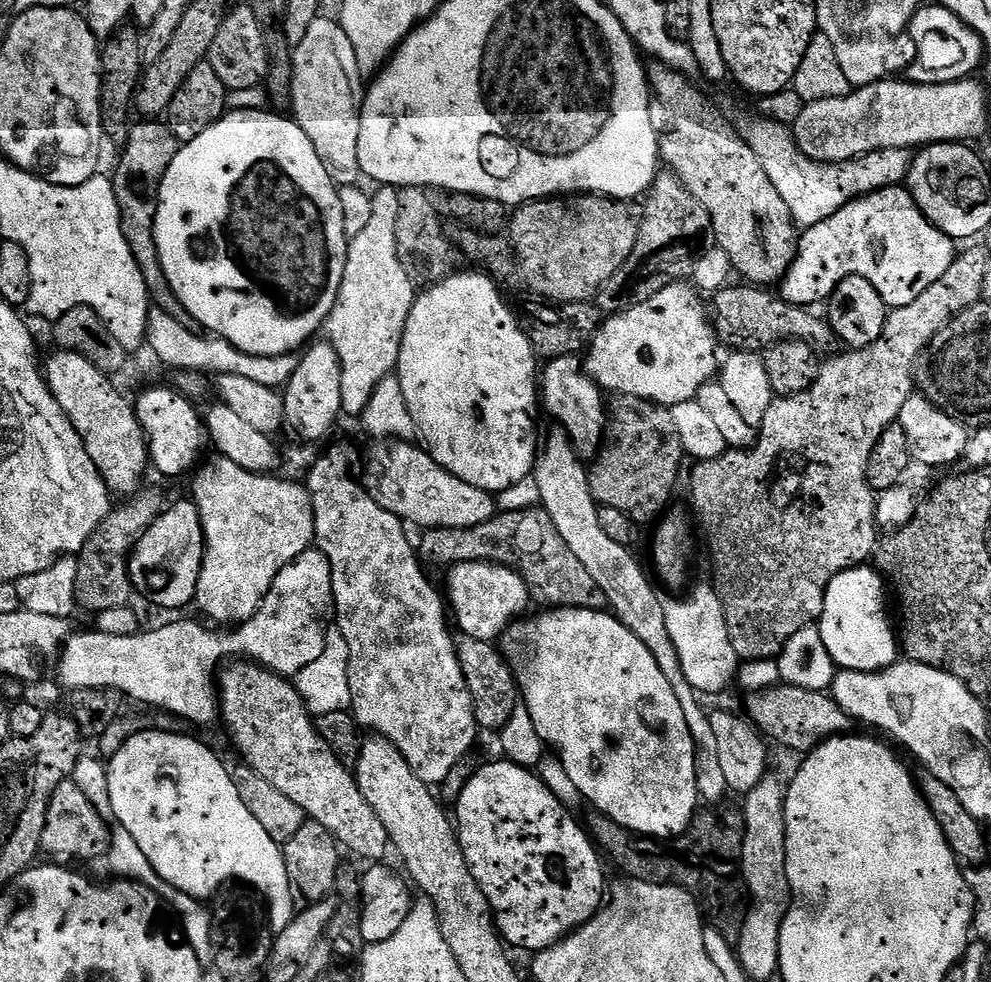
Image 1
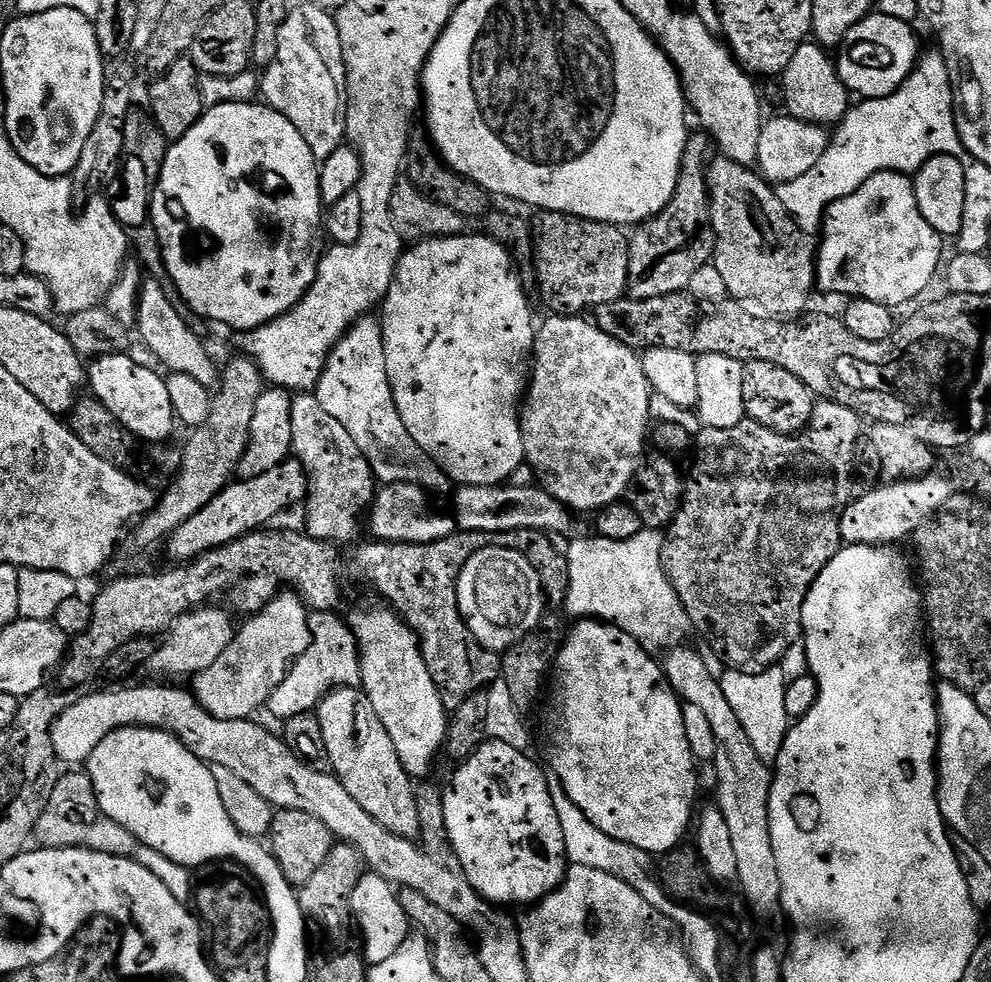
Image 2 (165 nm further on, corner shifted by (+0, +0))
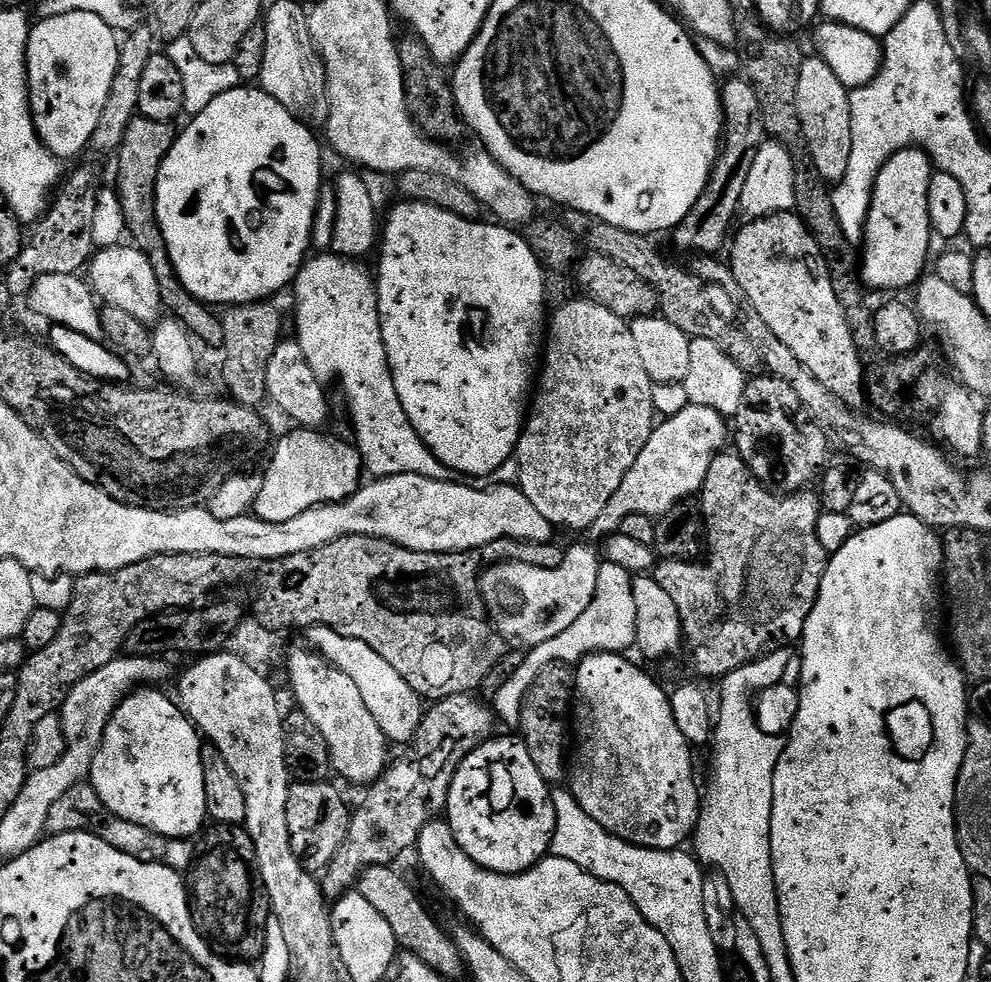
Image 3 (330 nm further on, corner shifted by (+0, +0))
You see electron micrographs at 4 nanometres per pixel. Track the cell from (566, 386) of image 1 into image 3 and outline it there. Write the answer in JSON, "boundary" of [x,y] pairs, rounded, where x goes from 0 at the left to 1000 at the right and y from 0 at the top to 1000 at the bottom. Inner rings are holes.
{"boundary":[[[578,303],[566,309],[562,314],[565,315],[558,322],[556,319],[555,329],[551,334],[551,353],[547,358],[543,394],[540,396],[539,406],[536,408],[535,419],[531,424],[529,439],[525,441],[525,449],[519,461],[519,467],[525,476],[523,495],[529,500],[531,507],[535,507],[535,511],[542,517],[543,523],[547,523],[547,527],[551,527],[551,532],[555,532],[562,539],[596,539],[600,535],[603,523],[607,523],[612,511],[616,511],[620,499],[624,499],[624,495],[628,495],[628,487],[632,487],[632,483],[636,483],[636,475],[640,475],[640,470],[644,470],[644,462],[648,462],[648,454],[652,454],[652,450],[656,446],[659,437],[657,432],[659,390],[656,381],[652,381],[652,373],[648,373],[648,365],[644,362],[644,352],[640,352],[637,329],[631,323],[620,320],[616,316],[612,316],[612,312],[601,310],[592,303]]]}

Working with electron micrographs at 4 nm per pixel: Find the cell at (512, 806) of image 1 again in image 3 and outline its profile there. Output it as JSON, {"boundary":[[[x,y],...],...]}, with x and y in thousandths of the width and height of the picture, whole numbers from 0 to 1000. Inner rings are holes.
{"boundary":[[[504,749],[477,764],[466,780],[462,780],[462,788],[458,788],[452,810],[450,837],[462,862],[466,862],[482,882],[503,890],[521,892],[525,888],[534,888],[543,877],[554,871],[561,844],[561,826],[557,802],[547,788],[543,788],[543,780],[539,780],[539,772],[535,772],[535,764],[531,764],[529,755]]]}

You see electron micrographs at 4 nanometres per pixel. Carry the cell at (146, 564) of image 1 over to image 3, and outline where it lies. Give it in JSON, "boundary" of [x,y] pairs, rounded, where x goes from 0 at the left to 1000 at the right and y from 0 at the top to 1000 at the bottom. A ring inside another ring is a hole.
{"boundary":[[[318,436],[294,437],[279,452],[270,478],[264,481],[266,494],[258,508],[256,523],[268,532],[293,532],[322,513],[340,513],[362,499],[369,485],[367,468],[358,451],[330,444]]]}

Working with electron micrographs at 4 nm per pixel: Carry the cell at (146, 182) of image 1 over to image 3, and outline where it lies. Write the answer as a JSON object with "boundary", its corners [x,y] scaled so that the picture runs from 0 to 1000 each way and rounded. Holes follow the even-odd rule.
{"boundary":[[[136,117],[127,130],[117,163],[117,187],[115,191],[125,205],[125,221],[129,236],[135,243],[136,252],[147,259],[149,265],[161,265],[169,259],[165,240],[161,237],[161,227],[157,225],[157,186],[163,173],[168,157],[176,149],[180,137],[173,125],[155,124],[151,120]]]}

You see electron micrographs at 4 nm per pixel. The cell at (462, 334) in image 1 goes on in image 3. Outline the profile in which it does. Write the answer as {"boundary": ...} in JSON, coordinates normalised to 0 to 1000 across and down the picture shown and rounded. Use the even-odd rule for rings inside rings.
{"boundary":[[[397,207],[391,213],[391,215],[393,214],[392,225],[388,228],[386,225],[385,228],[385,247],[381,253],[383,281],[381,277],[378,282],[381,312],[383,313],[385,348],[390,352],[390,360],[398,385],[398,397],[402,397],[402,405],[406,408],[406,418],[410,418],[410,426],[414,426],[418,438],[422,438],[428,453],[453,479],[459,482],[465,481],[472,486],[495,485],[498,479],[503,479],[503,475],[507,475],[507,470],[518,467],[525,449],[525,441],[529,439],[531,416],[535,411],[535,396],[539,391],[539,376],[546,370],[547,351],[551,346],[549,272],[545,270],[545,265],[539,259],[539,255],[535,255],[533,245],[524,235],[518,234],[516,231],[506,230],[501,226],[488,228],[489,226],[462,222],[462,218],[454,218],[442,210],[434,210],[433,208],[403,207]]]}

